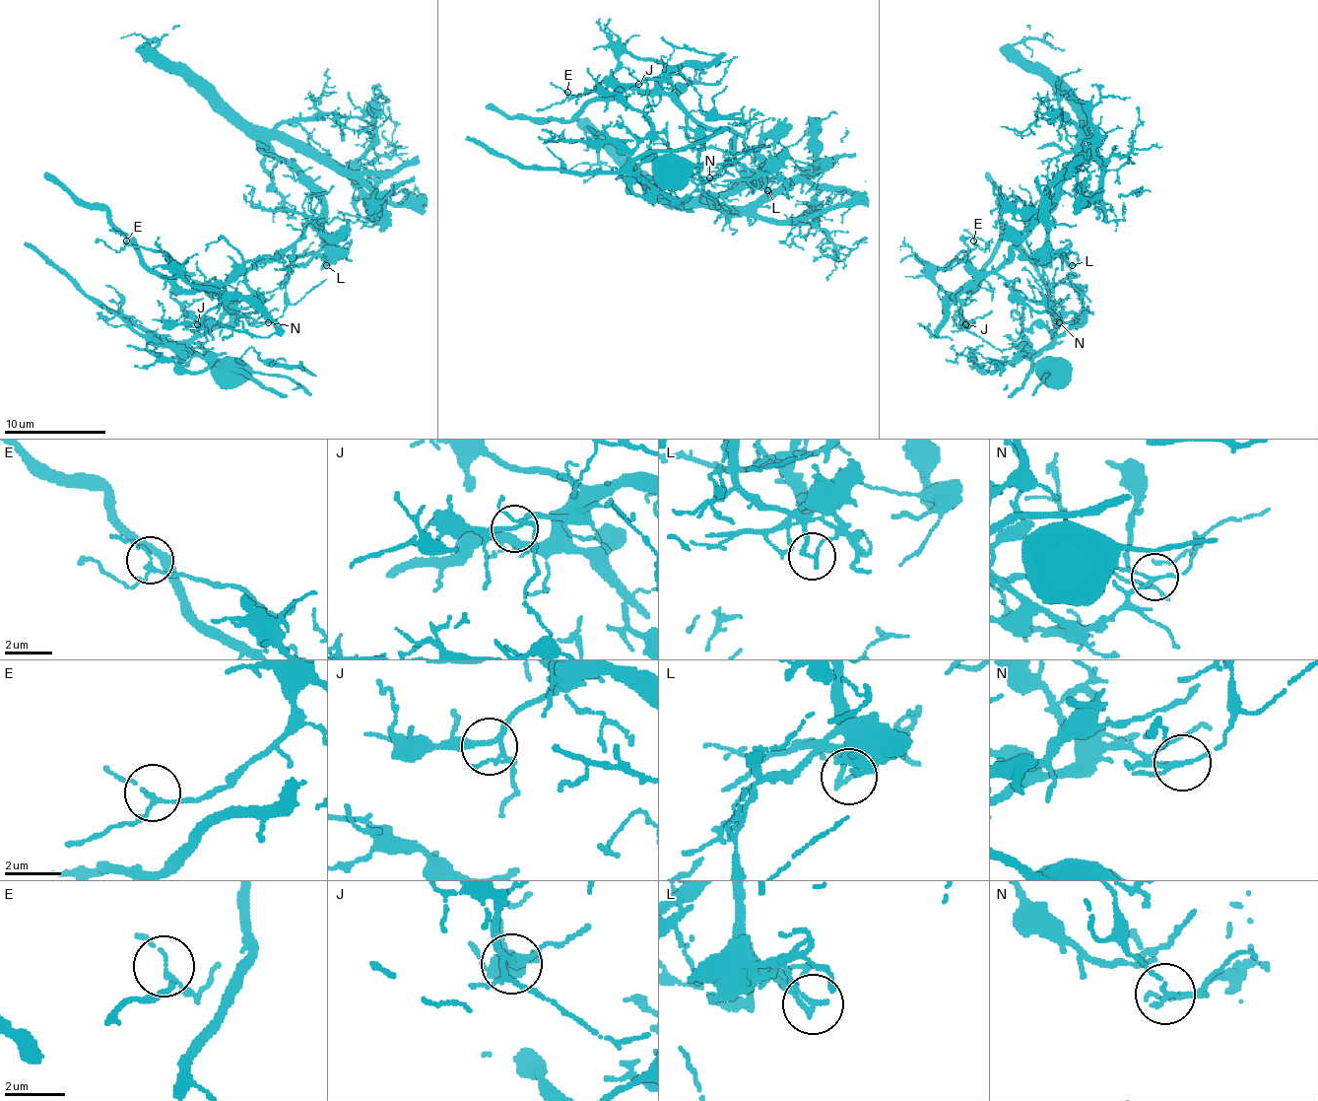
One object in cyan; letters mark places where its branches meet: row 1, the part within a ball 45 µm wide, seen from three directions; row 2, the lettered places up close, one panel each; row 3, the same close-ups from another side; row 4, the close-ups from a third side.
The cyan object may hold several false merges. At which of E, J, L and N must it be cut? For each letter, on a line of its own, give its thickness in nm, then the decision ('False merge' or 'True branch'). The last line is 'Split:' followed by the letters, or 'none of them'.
E: Thickness 120 nm. True branch
J: Thickness 170 nm. True branch
L: Thickness 160 nm. False merge
N: Thickness 120 nm. False merge
Split: L, N

